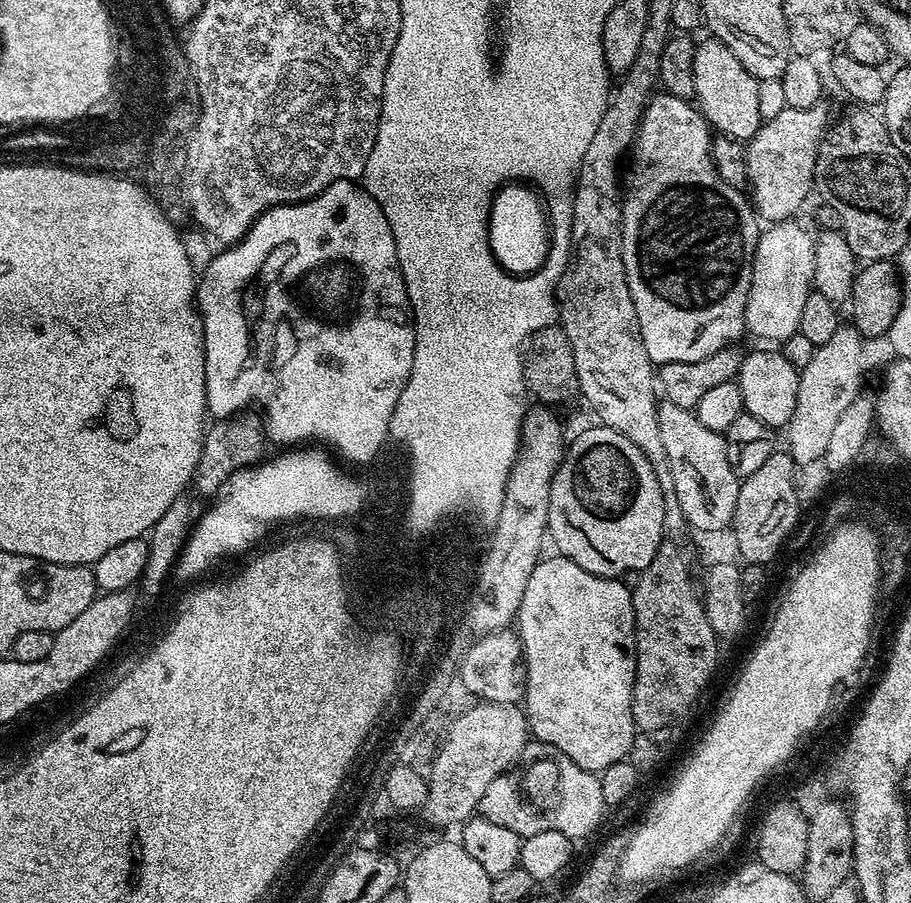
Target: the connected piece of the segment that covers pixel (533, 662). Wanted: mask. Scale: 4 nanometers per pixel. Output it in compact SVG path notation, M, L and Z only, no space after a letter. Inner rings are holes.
M552 554L549 560L541 559L534 566L526 582L526 590L522 590L520 611L517 612L514 621L520 638L522 663L528 672L528 687L524 690L522 704L526 709L531 735L541 744L549 744L562 750L562 754L566 754L566 758L582 766L582 770L597 774L602 774L610 766L625 759L631 750L632 740L638 733L636 723L632 721L632 687L636 677L636 619L632 605L632 589L627 583L624 585L624 582L620 578L590 574L590 570L582 570L582 566L578 566L573 560L568 560L559 554Z

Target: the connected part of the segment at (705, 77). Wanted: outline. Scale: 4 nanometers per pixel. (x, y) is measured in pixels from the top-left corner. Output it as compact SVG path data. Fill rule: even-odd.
M707 38L700 40L694 54L695 99L704 114L704 119L717 133L732 136L734 139L747 142L760 129L760 88L755 76L750 75L746 66L721 40Z

